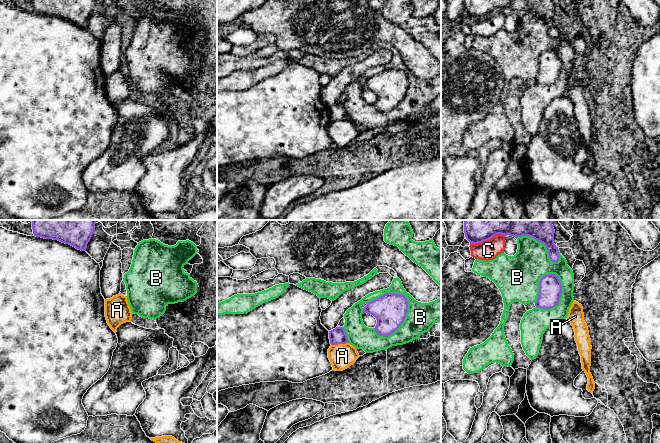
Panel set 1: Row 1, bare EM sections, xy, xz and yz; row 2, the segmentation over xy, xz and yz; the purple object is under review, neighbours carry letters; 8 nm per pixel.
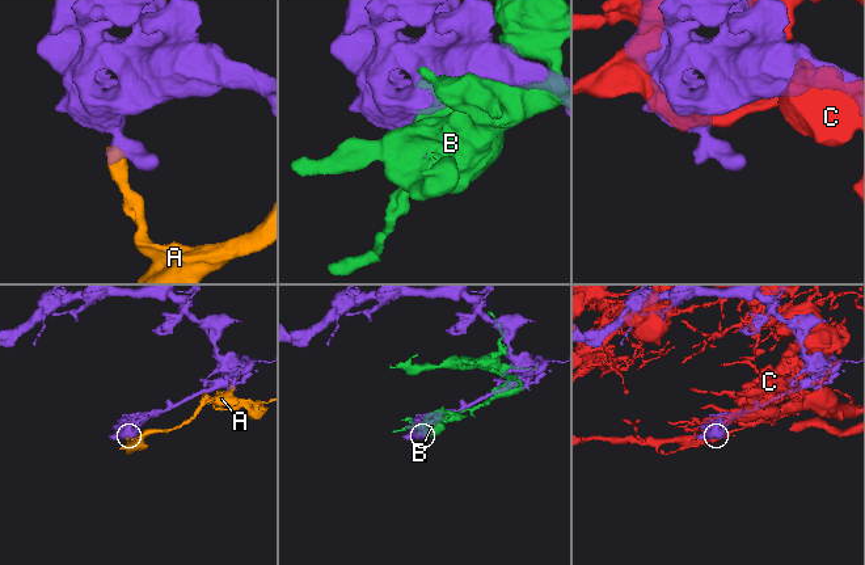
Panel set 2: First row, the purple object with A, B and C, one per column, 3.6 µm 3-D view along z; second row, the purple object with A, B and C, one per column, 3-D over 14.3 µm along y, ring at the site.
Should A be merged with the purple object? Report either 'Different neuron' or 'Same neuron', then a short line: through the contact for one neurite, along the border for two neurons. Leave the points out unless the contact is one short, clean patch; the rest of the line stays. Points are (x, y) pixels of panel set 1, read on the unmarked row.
Different neuron. Line: xz (348, 118), (331, 121)

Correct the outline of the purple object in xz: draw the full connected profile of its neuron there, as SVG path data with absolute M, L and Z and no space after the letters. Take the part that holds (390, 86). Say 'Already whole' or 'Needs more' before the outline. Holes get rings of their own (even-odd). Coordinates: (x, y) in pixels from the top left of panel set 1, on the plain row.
Already whole. M386 69L363 84L363 90L371 90L376 94L375 108L383 113L390 112L399 104L407 88L407 74L395 69Z

